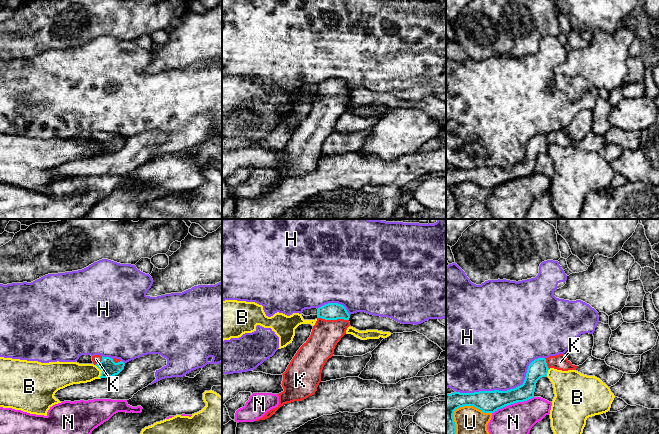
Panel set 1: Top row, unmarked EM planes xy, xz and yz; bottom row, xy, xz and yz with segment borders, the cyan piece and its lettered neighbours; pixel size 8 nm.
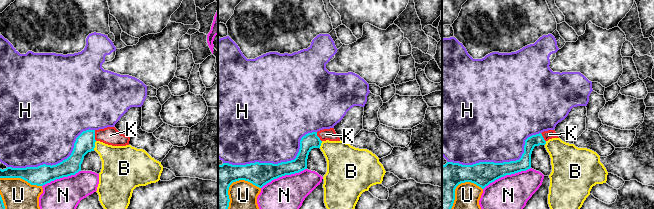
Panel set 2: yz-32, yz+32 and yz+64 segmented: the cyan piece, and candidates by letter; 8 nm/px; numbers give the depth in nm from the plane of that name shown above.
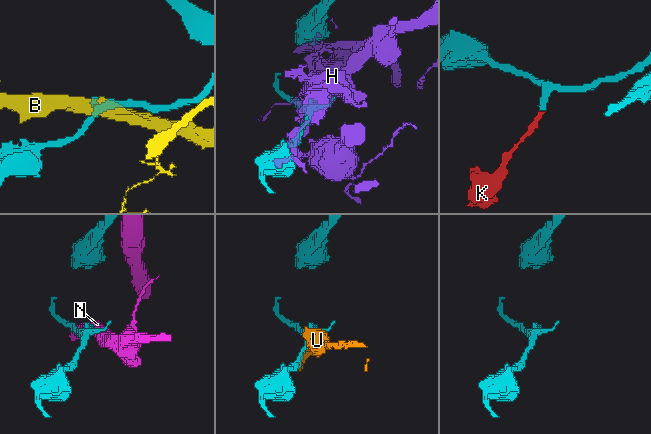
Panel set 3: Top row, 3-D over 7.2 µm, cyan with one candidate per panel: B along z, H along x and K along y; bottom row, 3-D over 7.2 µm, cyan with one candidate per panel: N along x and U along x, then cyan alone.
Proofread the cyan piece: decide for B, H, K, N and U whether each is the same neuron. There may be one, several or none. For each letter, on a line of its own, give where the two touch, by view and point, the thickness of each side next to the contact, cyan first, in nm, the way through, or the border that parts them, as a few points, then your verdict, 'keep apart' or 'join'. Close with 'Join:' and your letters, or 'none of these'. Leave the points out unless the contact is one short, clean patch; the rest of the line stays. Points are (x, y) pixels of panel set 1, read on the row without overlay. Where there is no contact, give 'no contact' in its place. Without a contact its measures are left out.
B: meets cyan in xy at (102, 148); 140 nm thick on the cyan side, 180 nm on the other; keep apart
H: meets cyan in yz at (507, 166); 180 nm thick on the cyan side, 480 nm on the other; keep apart
K: meets cyan in xz at (333, 95); 140 nm thick on the cyan side, 240 nm on the other; runs through xz (332, 87), (333, 95), (325, 111); join
N: meets cyan in yz at (512, 179); 180 nm thick on the cyan side, 320 nm on the other; keep apart
U: meets cyan in yz at (457, 184); 180 nm thick on the cyan side, 260 nm on the other; keep apart
Join: K

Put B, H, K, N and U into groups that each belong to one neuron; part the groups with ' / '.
B / H / K / N / U

